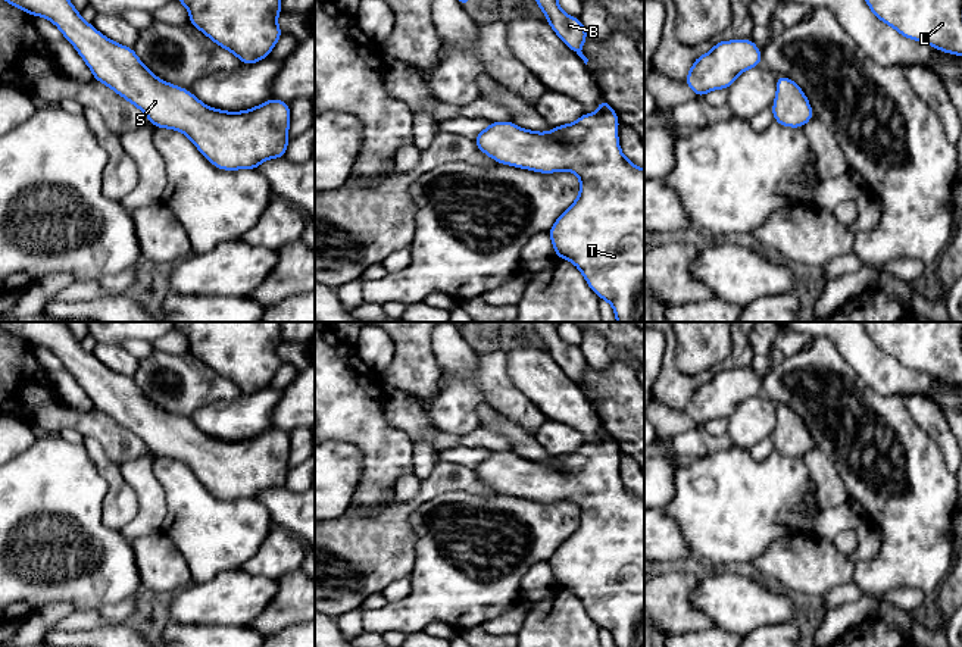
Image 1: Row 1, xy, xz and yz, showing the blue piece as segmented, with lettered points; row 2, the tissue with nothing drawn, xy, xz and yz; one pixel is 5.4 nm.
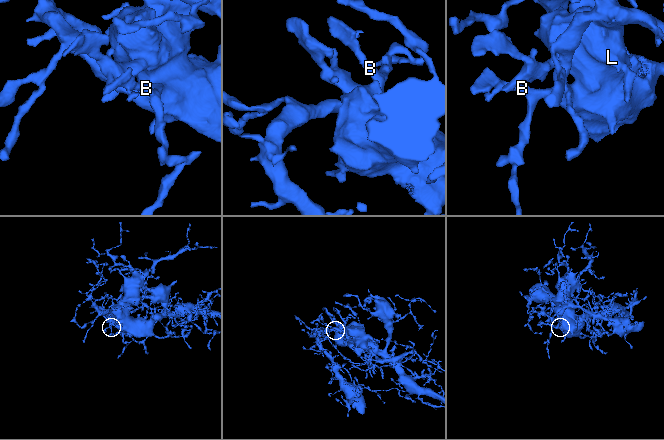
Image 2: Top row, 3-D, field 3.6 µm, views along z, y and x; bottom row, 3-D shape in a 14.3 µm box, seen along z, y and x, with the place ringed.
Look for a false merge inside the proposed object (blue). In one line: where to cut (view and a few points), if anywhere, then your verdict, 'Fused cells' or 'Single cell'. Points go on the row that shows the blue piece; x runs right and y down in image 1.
No split. Single cell

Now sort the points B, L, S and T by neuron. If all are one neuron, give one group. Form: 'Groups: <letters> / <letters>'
Groups: B L S T

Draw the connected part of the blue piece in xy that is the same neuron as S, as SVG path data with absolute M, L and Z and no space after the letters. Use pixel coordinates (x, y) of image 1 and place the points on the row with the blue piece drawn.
M4 0L12 6L16 6L31 16L43 16L51 21L63 34L63 37L76 49L87 66L91 69L94 79L106 84L116 94L137 106L146 113L147 119L154 128L171 128L185 134L199 151L216 168L224 171L235 169L257 169L257 166L268 159L284 157L288 140L290 126L290 106L285 101L272 99L253 109L244 112L225 112L213 109L202 103L188 90L160 81L152 74L144 63L137 57L134 49L121 46L103 34L100 34L93 24L87 24L81 13L75 10L69 0Z

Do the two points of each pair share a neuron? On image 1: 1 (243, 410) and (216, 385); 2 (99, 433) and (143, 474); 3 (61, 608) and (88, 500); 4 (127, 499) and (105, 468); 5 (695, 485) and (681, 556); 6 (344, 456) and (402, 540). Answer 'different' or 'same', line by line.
1: different
2: different
3: different
4: same
5: different
6: different

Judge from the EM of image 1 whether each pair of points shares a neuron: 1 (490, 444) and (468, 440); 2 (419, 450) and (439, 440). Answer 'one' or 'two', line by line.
1: one
2: two

